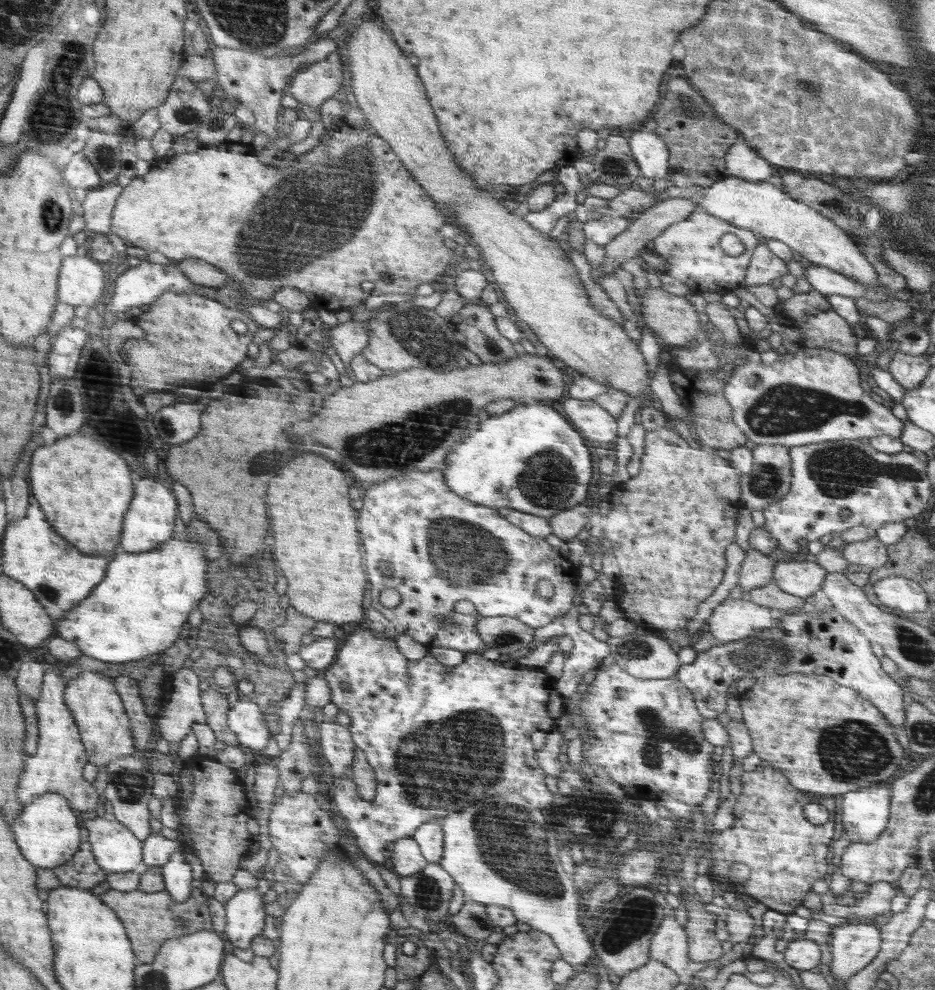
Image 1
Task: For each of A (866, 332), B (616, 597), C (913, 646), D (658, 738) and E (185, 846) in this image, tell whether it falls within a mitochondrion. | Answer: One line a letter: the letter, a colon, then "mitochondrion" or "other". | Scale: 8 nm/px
A: other
B: other
C: mitochondrion
D: mitochondrion
E: other

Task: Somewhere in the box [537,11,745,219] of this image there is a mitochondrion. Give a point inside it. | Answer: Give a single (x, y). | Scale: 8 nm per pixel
(687, 108)

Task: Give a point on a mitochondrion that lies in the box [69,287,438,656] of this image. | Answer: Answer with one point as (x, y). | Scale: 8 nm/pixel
(94, 382)

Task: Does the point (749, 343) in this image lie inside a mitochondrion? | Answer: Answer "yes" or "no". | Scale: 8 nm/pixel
no

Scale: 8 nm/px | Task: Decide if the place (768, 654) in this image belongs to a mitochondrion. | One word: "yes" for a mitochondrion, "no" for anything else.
yes

